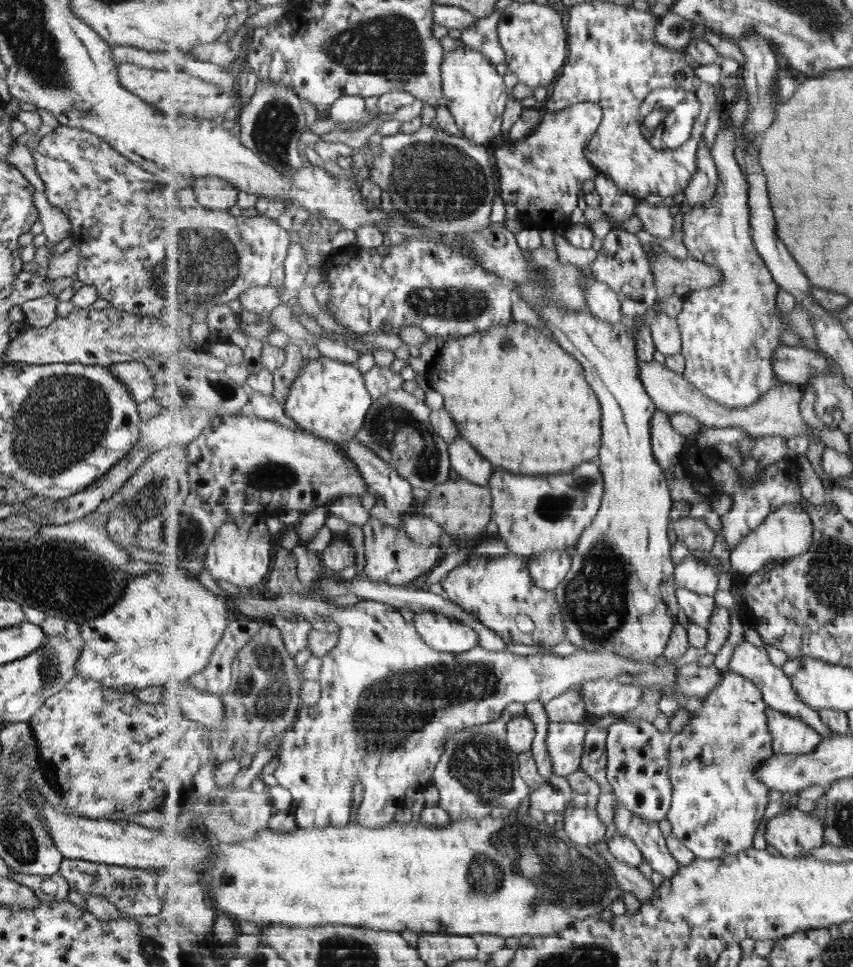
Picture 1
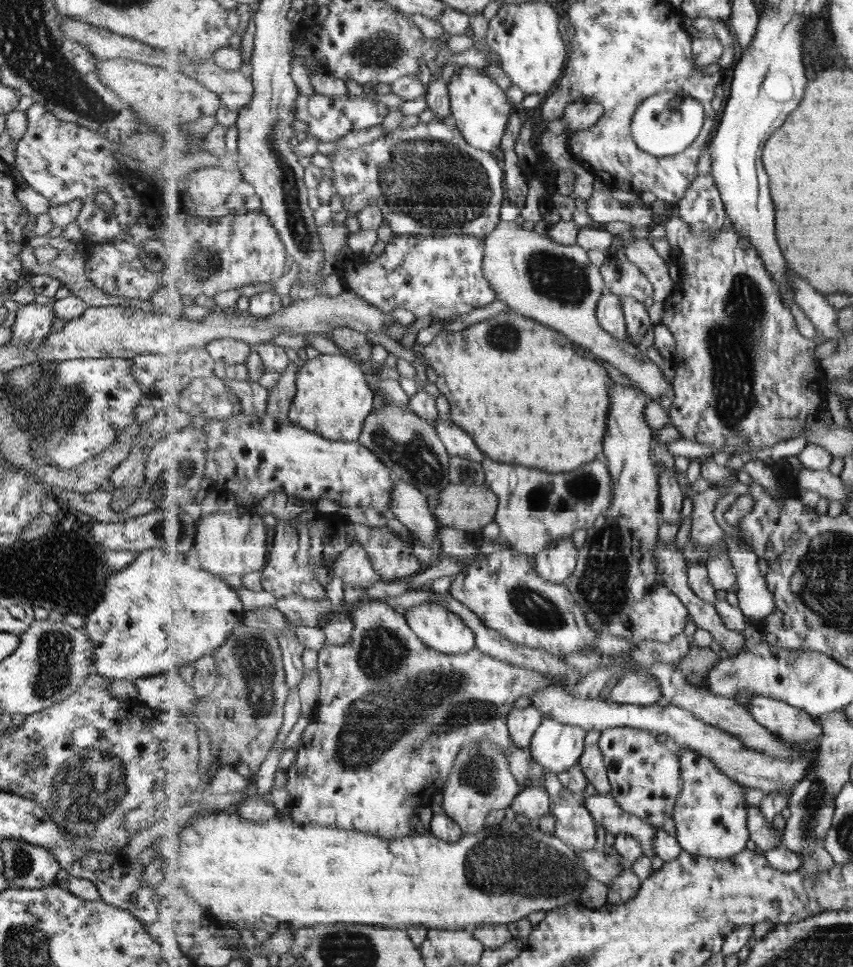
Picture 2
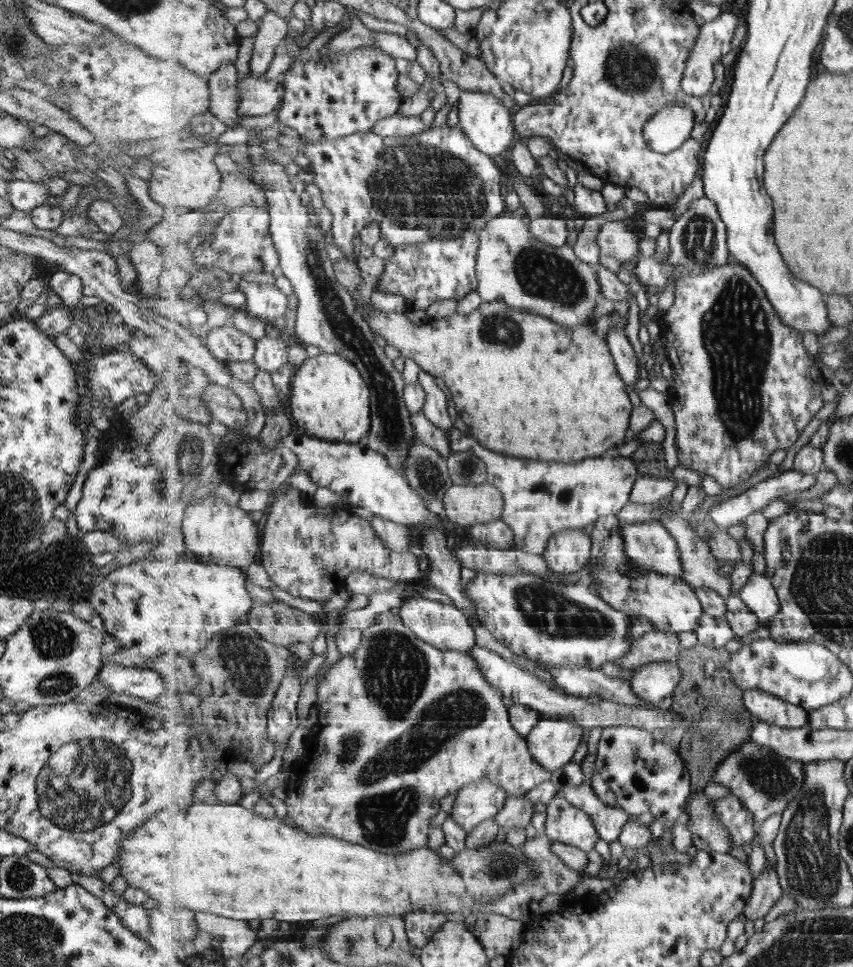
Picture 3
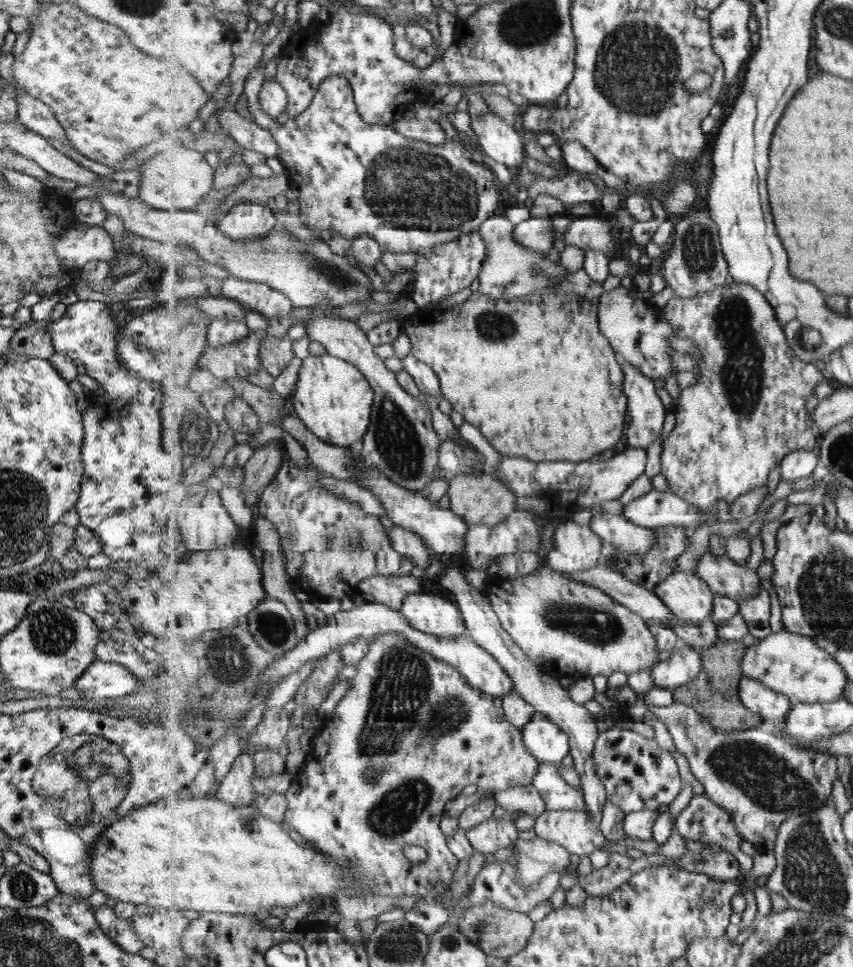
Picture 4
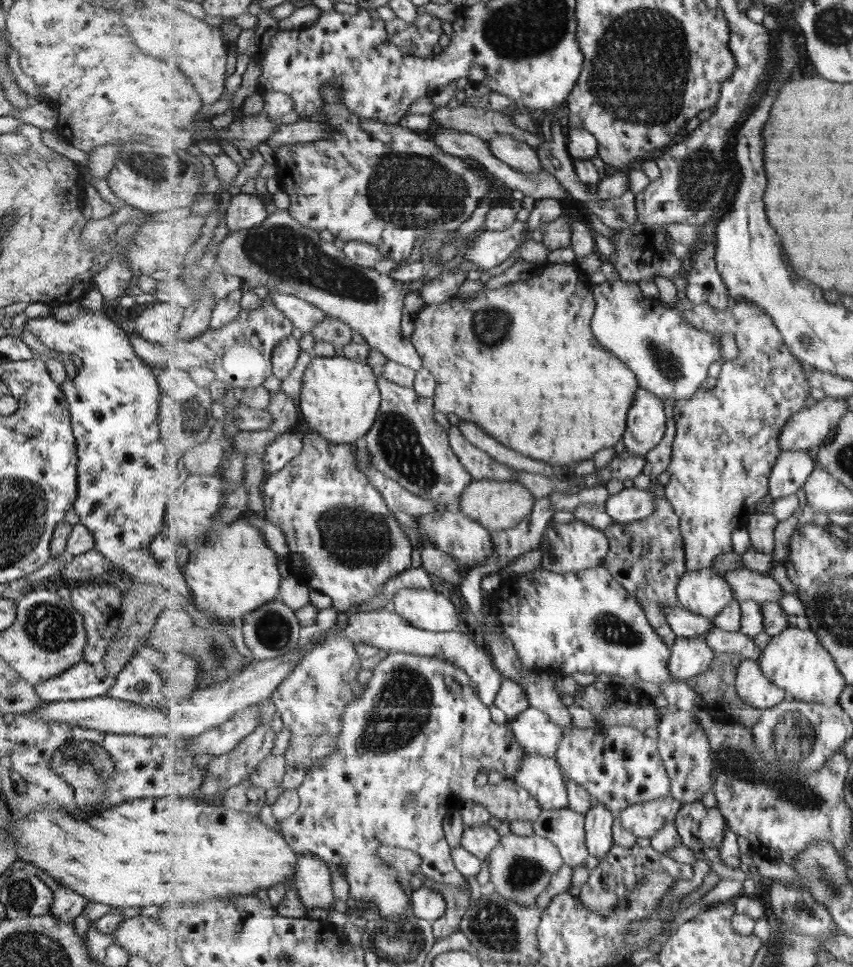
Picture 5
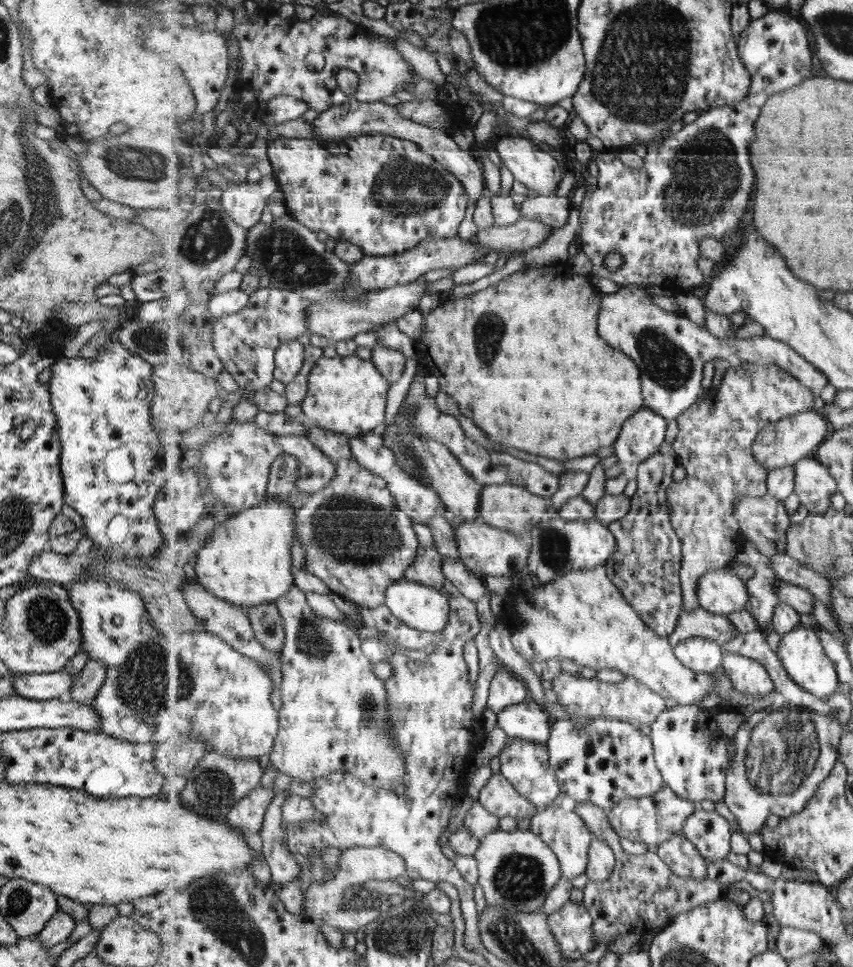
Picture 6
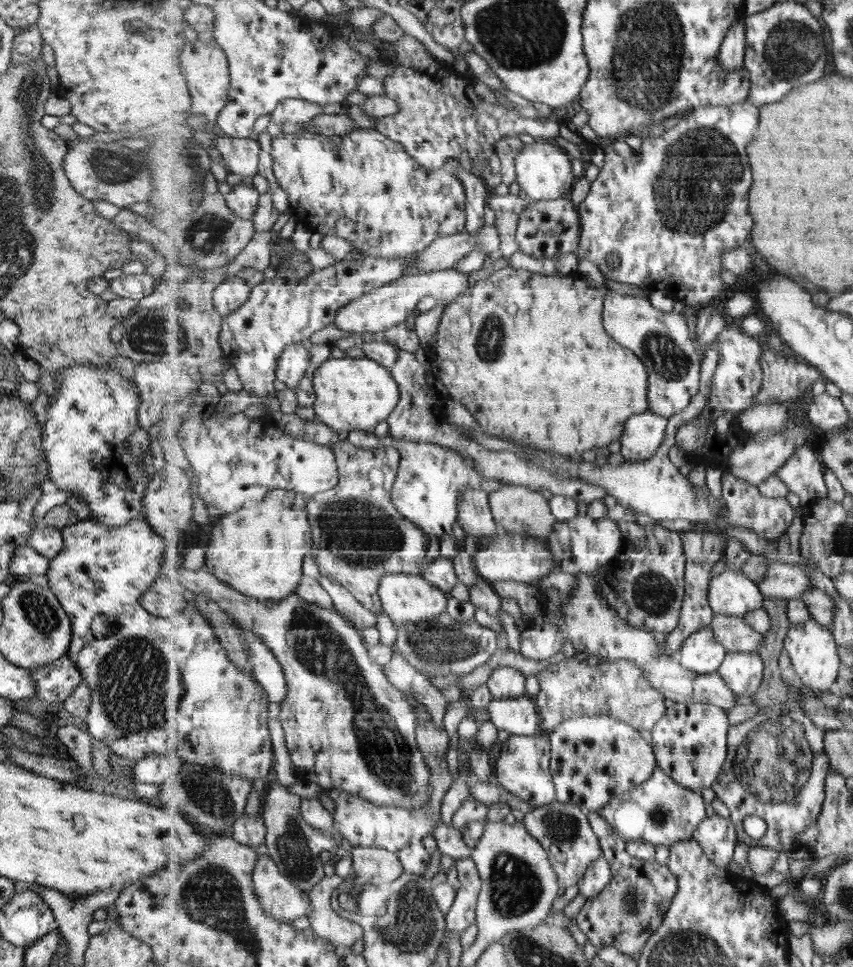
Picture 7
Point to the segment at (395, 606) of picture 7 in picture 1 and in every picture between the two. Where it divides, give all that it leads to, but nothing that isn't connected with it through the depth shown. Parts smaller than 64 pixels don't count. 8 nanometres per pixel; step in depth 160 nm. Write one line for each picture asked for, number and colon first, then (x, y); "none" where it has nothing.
1: (443, 632)
2: (438, 627)
3: (446, 627)
4: (440, 616)
5: (424, 608)
6: (422, 607)

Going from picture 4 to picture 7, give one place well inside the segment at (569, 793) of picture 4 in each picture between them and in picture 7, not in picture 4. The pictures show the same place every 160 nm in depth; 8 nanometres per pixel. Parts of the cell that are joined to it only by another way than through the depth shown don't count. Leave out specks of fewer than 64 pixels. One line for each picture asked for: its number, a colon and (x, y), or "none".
5: (541, 775)
6: (527, 765)
7: (523, 768)

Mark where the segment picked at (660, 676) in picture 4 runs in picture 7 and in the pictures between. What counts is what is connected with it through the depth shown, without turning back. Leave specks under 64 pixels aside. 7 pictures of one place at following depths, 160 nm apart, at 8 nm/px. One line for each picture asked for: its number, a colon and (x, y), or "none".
5: (692, 657)
6: (701, 654)
7: (702, 653)

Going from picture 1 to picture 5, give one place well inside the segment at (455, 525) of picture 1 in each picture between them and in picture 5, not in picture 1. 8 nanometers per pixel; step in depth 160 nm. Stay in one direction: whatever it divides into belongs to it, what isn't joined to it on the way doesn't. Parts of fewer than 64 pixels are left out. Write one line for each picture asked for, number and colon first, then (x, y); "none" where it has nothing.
2: (469, 508)
3: (467, 505)
4: (483, 499)
5: (497, 505)

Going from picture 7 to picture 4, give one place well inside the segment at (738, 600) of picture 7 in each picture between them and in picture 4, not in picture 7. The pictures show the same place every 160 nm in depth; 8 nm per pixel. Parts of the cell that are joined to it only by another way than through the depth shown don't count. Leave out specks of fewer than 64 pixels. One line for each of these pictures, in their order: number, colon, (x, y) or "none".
4: (690, 597)
5: (705, 592)
6: (720, 591)

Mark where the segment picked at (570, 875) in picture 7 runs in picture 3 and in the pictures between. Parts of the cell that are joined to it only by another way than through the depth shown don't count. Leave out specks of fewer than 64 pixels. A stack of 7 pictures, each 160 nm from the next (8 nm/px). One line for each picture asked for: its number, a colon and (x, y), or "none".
3: (565, 823)
4: (575, 830)
5: (566, 827)
6: (565, 832)

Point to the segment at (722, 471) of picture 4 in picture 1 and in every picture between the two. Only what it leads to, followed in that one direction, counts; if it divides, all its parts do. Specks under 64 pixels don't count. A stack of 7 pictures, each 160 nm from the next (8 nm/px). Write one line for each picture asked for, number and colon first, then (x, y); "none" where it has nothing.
1: (730, 332)
2: (745, 377)
3: (745, 387)

